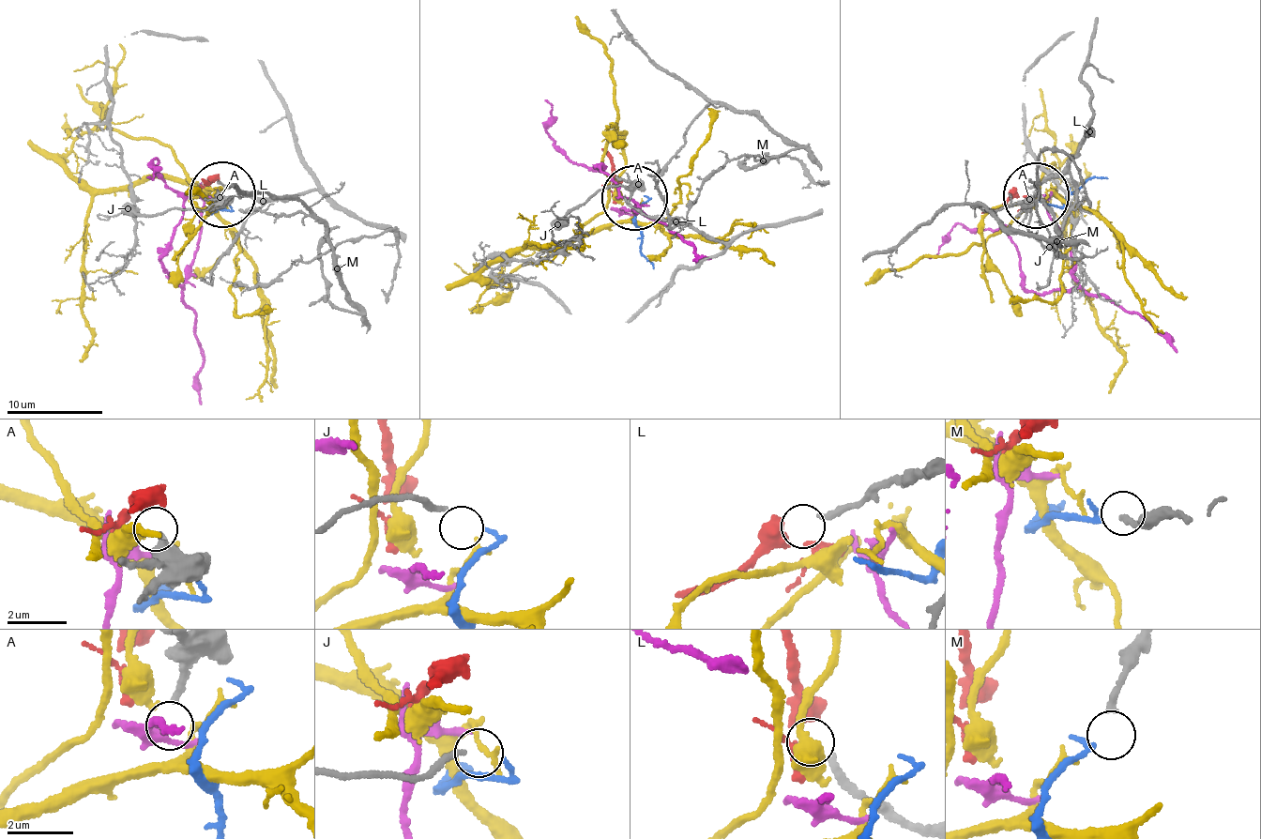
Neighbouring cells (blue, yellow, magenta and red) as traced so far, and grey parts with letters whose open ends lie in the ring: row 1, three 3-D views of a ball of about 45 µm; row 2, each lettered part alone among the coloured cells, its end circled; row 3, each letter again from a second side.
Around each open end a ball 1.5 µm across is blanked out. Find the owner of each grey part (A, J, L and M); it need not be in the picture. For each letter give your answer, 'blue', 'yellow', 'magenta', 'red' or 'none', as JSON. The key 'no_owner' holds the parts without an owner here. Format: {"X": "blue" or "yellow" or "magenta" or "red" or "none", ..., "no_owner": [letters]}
{"A": "none", "J": "none", "L": "none", "M": "blue", "no_owner": ["A", "J", "L"]}

